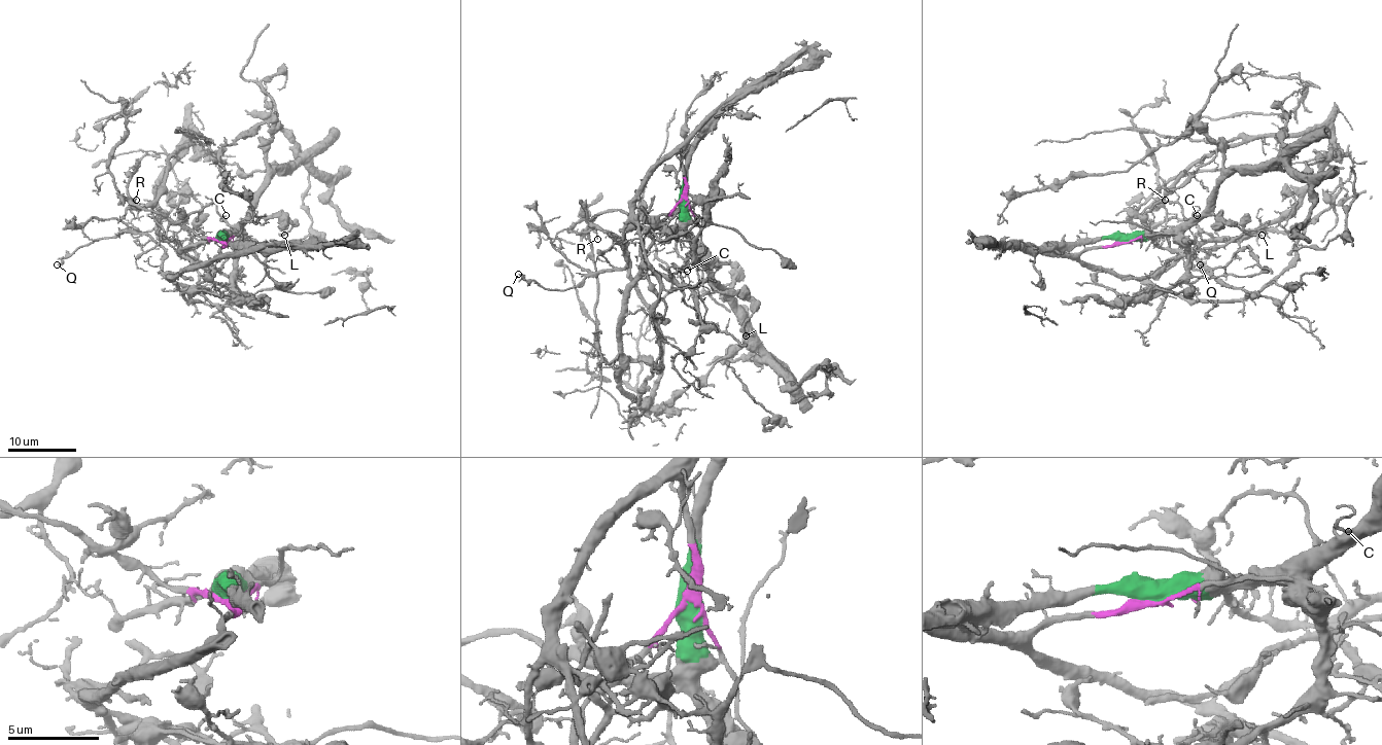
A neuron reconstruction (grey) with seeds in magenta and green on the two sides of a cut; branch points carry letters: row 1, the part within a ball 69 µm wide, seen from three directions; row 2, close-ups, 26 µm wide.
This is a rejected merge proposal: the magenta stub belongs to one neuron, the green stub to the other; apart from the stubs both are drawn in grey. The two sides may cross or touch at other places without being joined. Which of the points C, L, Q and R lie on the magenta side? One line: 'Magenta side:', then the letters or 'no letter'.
Magenta side: Q, R

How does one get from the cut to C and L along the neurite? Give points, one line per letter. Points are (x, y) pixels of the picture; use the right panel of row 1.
C: (1125, 242), (1177, 232), (1198, 215)
L: (1125, 242), (1164, 237), (1170, 232), (1184, 231), (1198, 218), (1209, 215), (1249, 234), (1263, 236)

